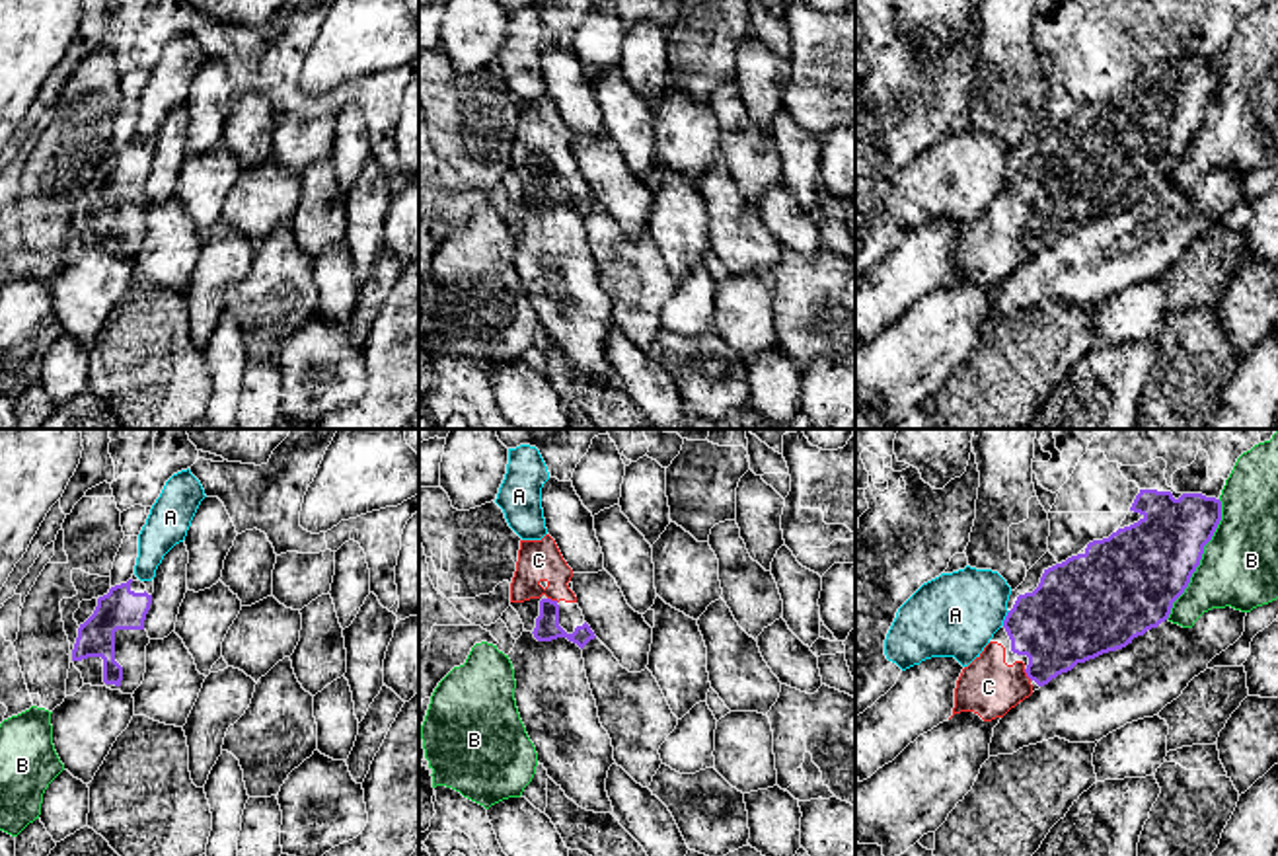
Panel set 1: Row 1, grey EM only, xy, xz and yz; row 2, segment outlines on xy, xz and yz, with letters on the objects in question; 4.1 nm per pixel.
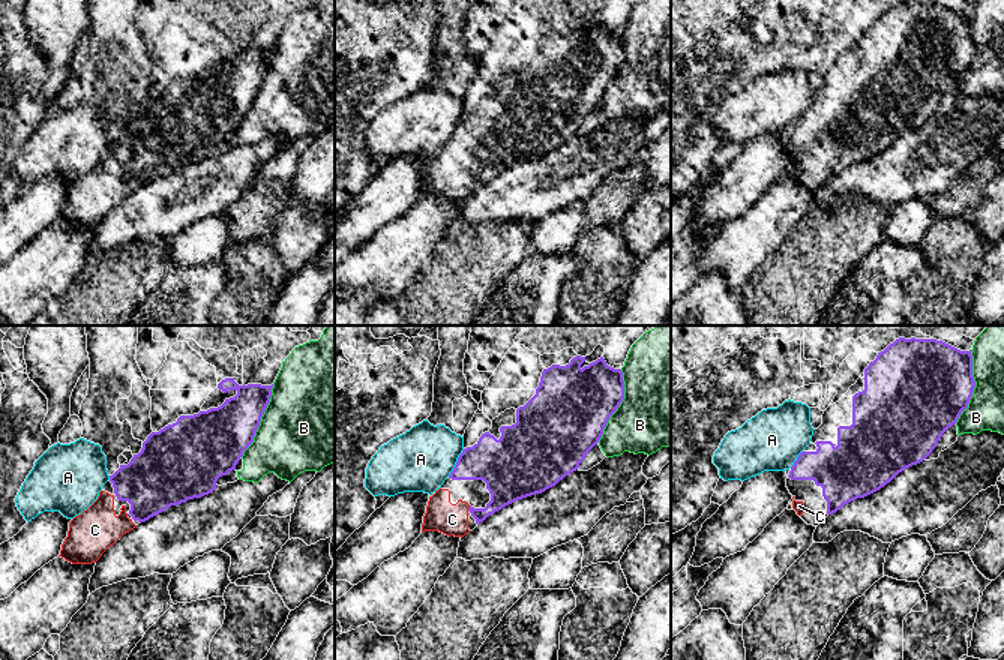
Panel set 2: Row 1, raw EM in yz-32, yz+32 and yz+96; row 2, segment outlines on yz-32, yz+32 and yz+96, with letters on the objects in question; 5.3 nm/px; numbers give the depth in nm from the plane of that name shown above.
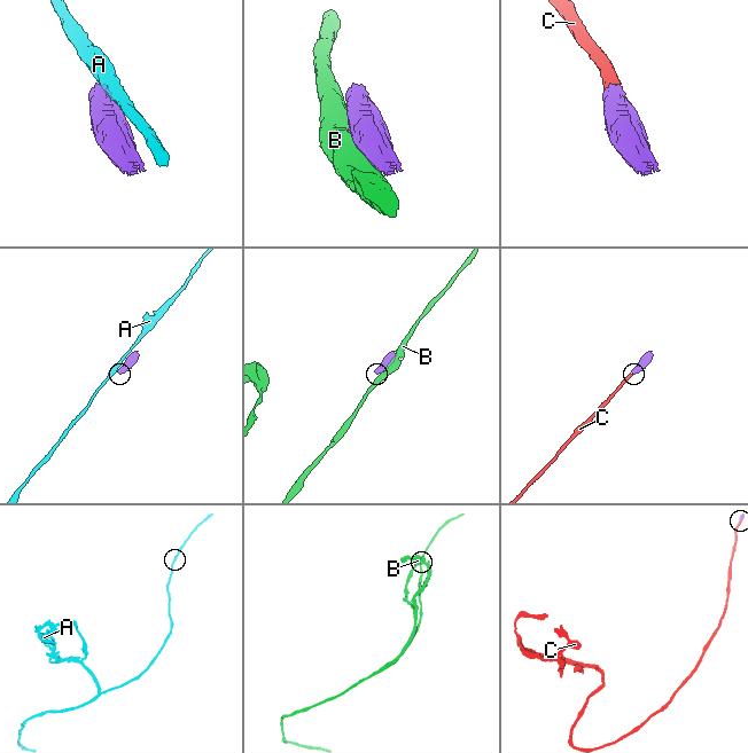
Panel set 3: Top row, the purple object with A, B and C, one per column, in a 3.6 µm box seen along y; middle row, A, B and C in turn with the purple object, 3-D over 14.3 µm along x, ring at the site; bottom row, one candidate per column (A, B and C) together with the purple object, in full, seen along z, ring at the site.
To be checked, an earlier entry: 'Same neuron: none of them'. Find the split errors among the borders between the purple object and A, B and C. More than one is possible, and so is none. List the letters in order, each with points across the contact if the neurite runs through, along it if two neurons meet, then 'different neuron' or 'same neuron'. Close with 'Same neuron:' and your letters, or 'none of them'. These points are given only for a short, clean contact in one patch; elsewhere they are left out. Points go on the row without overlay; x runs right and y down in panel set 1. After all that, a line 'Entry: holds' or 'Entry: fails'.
A: border along yz (1010, 174), (1002, 188); different neuron
B: different neuron
C: runs through yz (1058, 188), (1052, 213), (1027, 238), (1010, 248), (988, 250); same neuron
Same neuron: C
Entry: fails

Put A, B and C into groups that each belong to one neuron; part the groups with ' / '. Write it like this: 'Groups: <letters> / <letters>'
Groups: A / B / C

